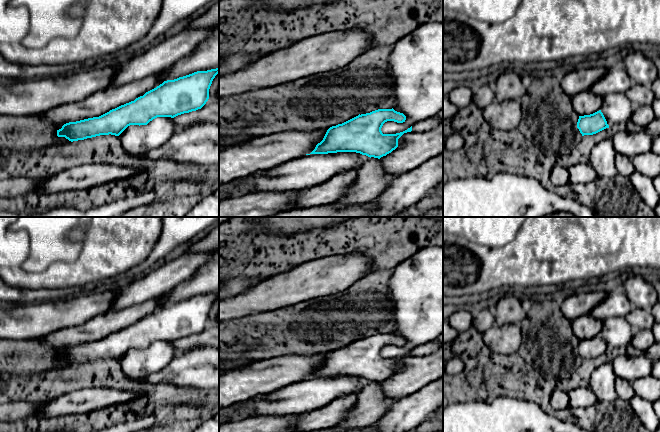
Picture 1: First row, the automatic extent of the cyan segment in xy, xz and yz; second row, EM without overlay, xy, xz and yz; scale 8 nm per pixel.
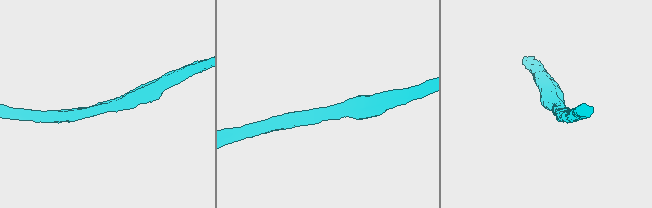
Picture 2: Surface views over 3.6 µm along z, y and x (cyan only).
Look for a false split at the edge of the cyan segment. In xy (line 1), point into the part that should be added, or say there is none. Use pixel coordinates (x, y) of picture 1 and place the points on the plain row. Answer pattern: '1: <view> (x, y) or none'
1: none

